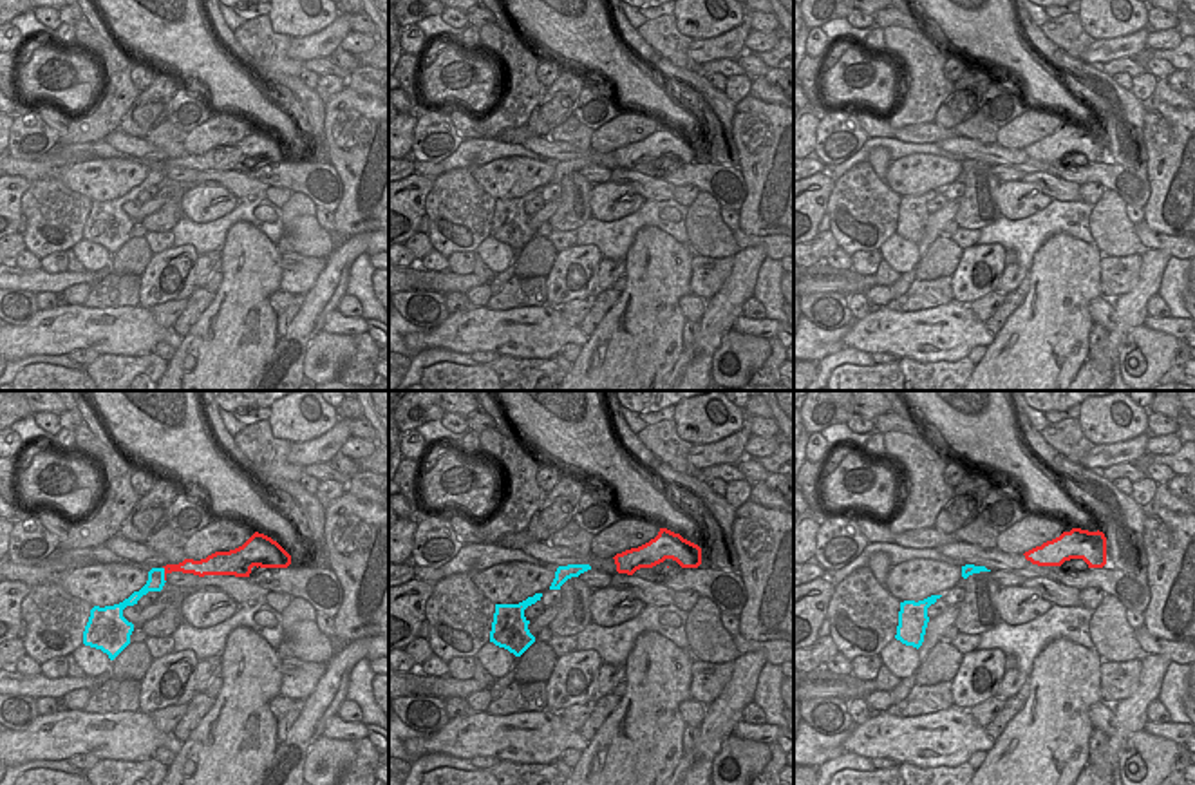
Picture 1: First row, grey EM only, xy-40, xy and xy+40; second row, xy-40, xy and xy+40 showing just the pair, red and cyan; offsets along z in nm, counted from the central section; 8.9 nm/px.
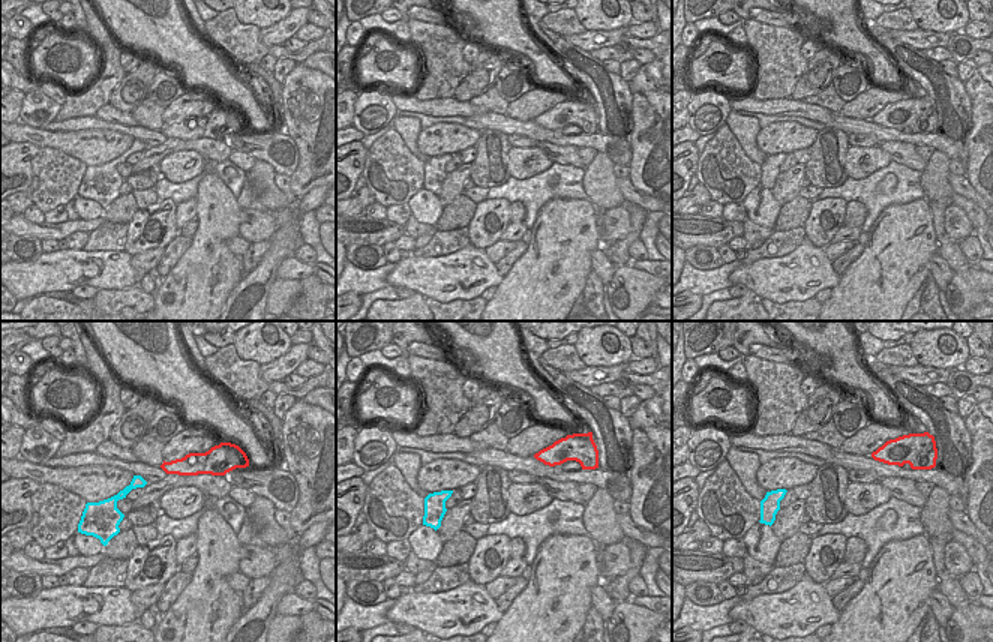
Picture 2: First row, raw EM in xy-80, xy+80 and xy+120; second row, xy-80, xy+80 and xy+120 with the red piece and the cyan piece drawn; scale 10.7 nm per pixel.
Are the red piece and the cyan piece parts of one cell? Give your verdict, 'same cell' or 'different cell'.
different cell

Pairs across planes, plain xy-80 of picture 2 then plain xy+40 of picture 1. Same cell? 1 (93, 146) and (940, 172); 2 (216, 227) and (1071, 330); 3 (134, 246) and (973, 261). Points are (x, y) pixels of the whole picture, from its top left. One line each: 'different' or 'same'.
1: same
2: same
3: same

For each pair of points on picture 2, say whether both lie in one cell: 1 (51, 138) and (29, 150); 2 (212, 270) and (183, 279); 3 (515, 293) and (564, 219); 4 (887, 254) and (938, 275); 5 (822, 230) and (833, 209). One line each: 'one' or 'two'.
1: two
2: one
3: one
4: two
5: one

